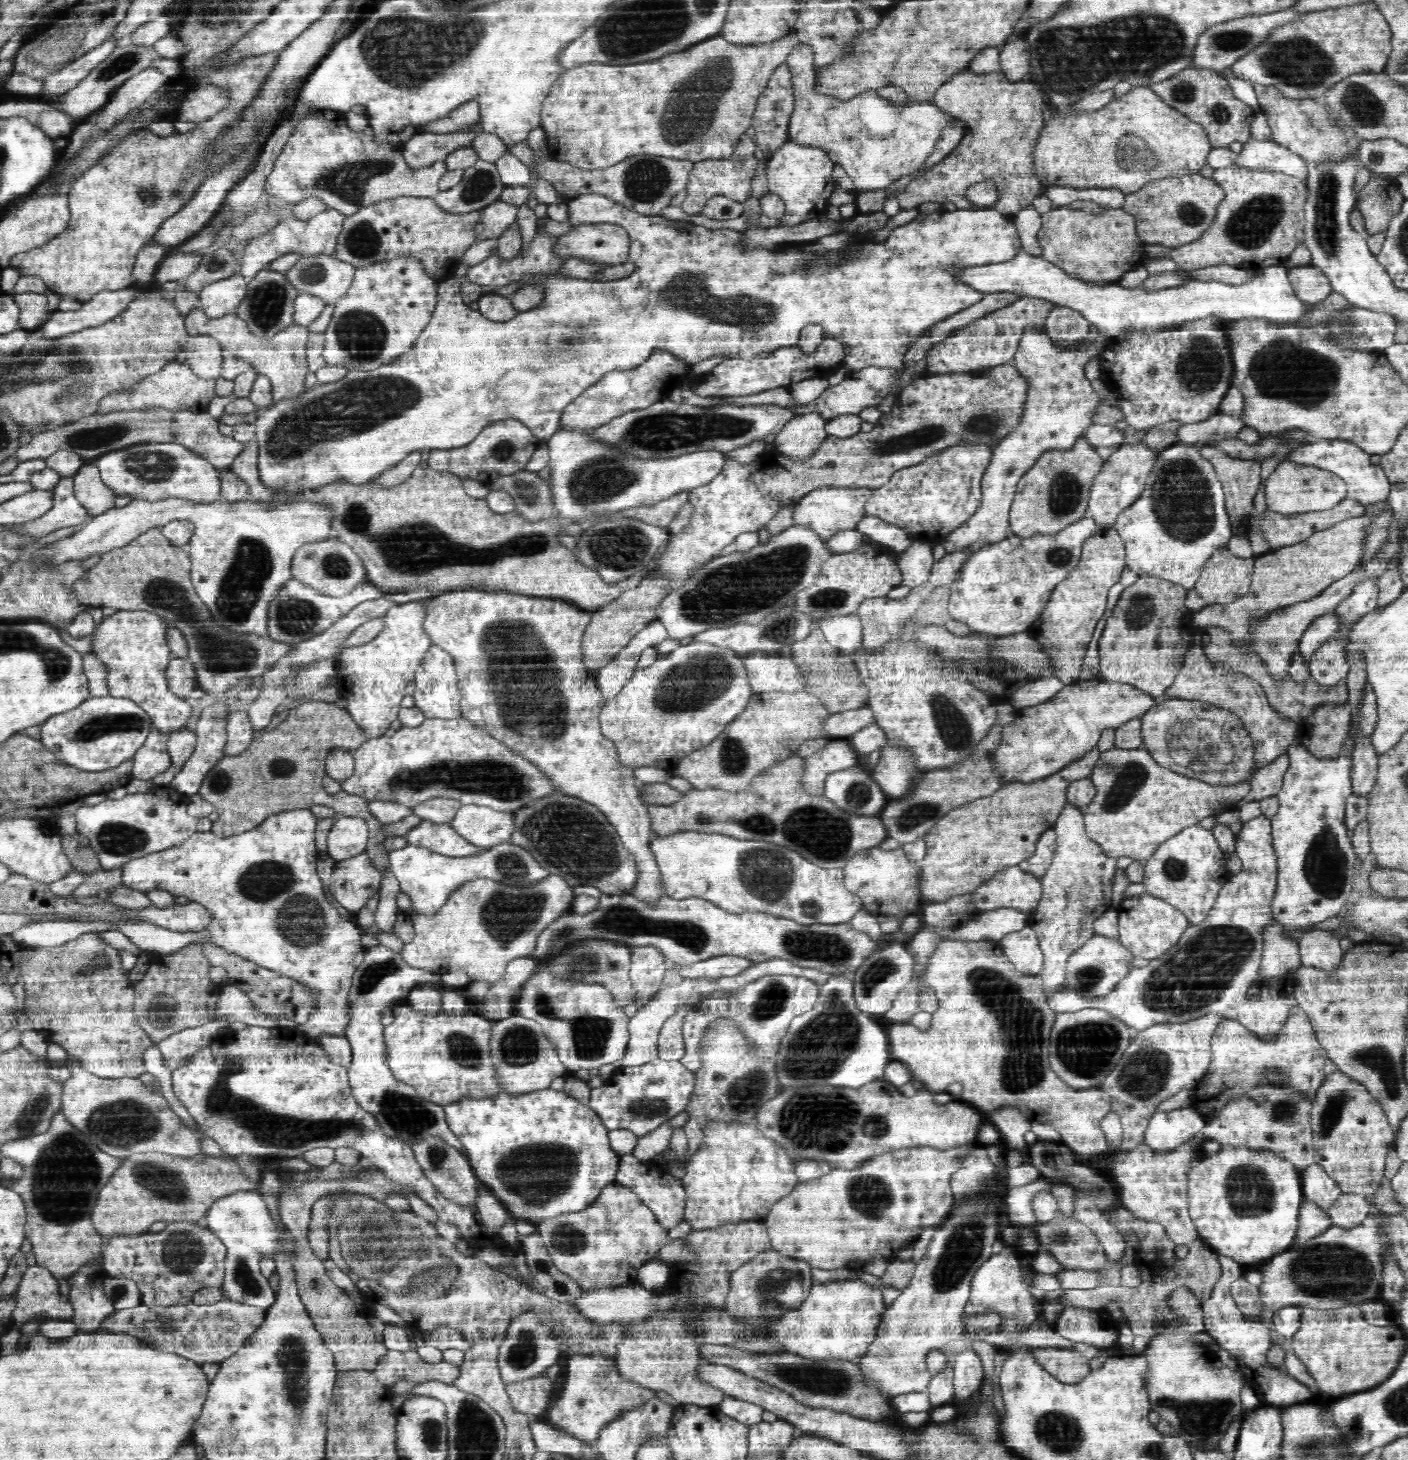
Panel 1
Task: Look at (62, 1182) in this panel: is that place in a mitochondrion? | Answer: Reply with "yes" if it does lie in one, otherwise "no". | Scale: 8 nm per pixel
yes

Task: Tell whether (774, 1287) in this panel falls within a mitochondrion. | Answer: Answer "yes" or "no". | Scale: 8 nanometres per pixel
yes

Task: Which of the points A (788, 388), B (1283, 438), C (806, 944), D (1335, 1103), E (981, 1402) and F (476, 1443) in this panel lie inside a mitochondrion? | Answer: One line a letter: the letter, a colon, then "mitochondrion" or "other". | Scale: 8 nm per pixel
A: other
B: other
C: mitochondrion
D: mitochondrion
E: other
F: mitochondrion

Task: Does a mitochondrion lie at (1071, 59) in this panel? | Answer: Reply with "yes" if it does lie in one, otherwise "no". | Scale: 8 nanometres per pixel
yes

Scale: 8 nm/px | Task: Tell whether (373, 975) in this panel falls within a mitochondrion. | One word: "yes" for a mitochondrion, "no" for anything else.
yes

